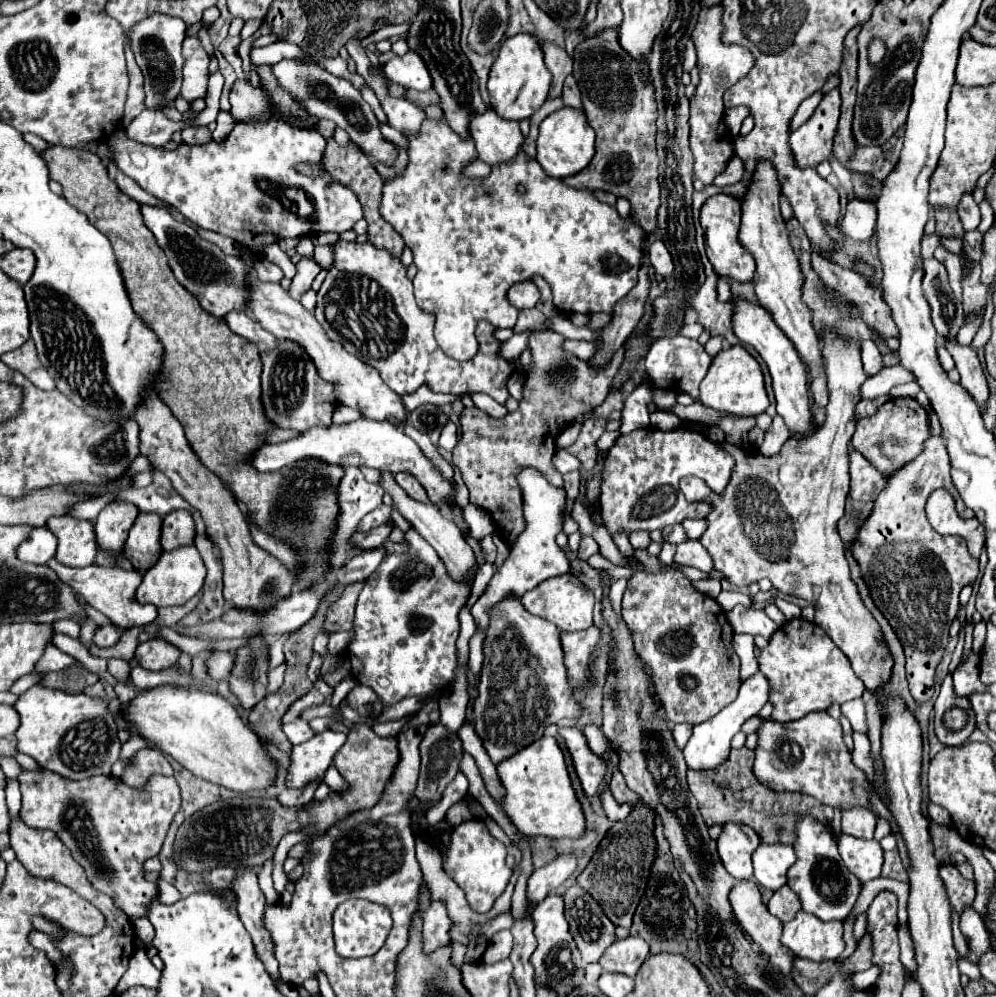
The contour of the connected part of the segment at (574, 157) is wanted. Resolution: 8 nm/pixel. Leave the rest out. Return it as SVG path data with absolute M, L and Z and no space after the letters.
M562 107L554 113L550 113L542 123L540 123L540 135L536 141L536 161L542 165L542 169L556 179L570 177L578 171L582 171L590 159L594 157L594 129L590 127L586 115L582 109L570 109Z

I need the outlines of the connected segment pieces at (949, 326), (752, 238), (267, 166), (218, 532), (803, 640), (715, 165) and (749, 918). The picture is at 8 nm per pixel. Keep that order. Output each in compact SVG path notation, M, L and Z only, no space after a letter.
M934 257L924 259L924 277L926 281L922 279L922 287L932 309L932 321L938 331L938 337L956 337L960 327L964 325L964 313L962 303L954 297L946 281L946 267L942 267L940 261L934 261Z
M760 159L756 161L756 169L750 173L750 185L746 191L746 197L742 197L742 223L738 231L738 241L742 247L754 257L756 261L756 299L758 303L770 311L774 323L784 331L784 335L794 343L800 359L808 367L808 373L812 377L810 389L814 403L818 407L828 405L828 387L826 387L826 367L820 347L820 335L816 333L812 325L812 309L802 301L802 285L804 275L800 269L800 261L794 255L794 249L790 245L790 237L786 231L786 223L780 215L780 181L778 171L770 161Z
M240 121L234 125L234 131L222 143L188 145L180 143L176 149L162 149L130 141L123 128L118 128L108 139L108 145L114 149L114 161L118 169L134 179L146 193L172 203L178 207L184 217L192 223L226 235L238 241L252 251L260 251L264 245L276 243L284 237L296 237L306 233L344 233L362 219L362 205L352 189L342 187L328 173L310 177L296 171L296 165L320 165L326 139L318 131L300 131L292 129L286 123L268 121Z
M154 395L136 409L136 423L140 425L140 453L148 457L154 469L162 471L174 485L174 489L200 511L210 539L216 543L222 555L224 565L224 599L234 603L236 607L252 607L264 609L274 603L274 599L282 599L290 593L294 583L294 575L272 555L262 551L256 543L250 541L250 527L246 517L242 515L238 503L232 493L224 487L222 479L216 477L198 455L190 449L182 425L176 421L172 411Z
M802 617L786 621L760 651L760 669L772 685L769 702L774 706L772 719L794 721L810 711L824 711L830 703L858 699L864 691L862 681L854 675L848 657L816 623Z
M718 3L714 7L700 9L696 27L690 35L698 53L696 67L700 71L700 85L696 95L690 99L690 149L694 153L694 177L702 179L704 185L710 185L712 179L724 171L728 159L734 153L732 135L722 123L722 95L754 67L754 55L742 45L726 45L722 41L722 29L722 5Z
M738 881L730 891L730 905L734 917L742 923L744 931L758 943L758 947L770 957L782 973L790 973L792 953L780 943L782 921L772 917L760 899L758 885L754 881Z

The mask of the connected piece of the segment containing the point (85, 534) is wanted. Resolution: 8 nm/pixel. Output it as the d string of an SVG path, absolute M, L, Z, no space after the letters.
M68 515L50 517L46 527L58 539L56 559L68 567L86 567L94 563L98 553L94 525L90 521L74 519Z

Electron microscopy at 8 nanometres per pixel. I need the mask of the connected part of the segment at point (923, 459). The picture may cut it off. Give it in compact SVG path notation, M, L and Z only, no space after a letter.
M940 435L924 443L924 451L896 475L874 503L868 521L858 533L854 557L870 587L872 599L896 631L906 653L906 675L916 703L924 703L934 693L934 669L944 655L948 629L958 613L958 593L978 577L978 559L968 553L966 541L958 535L938 535L924 513L928 495L944 487L956 502L960 517L974 517L966 507L950 476L950 458Z

